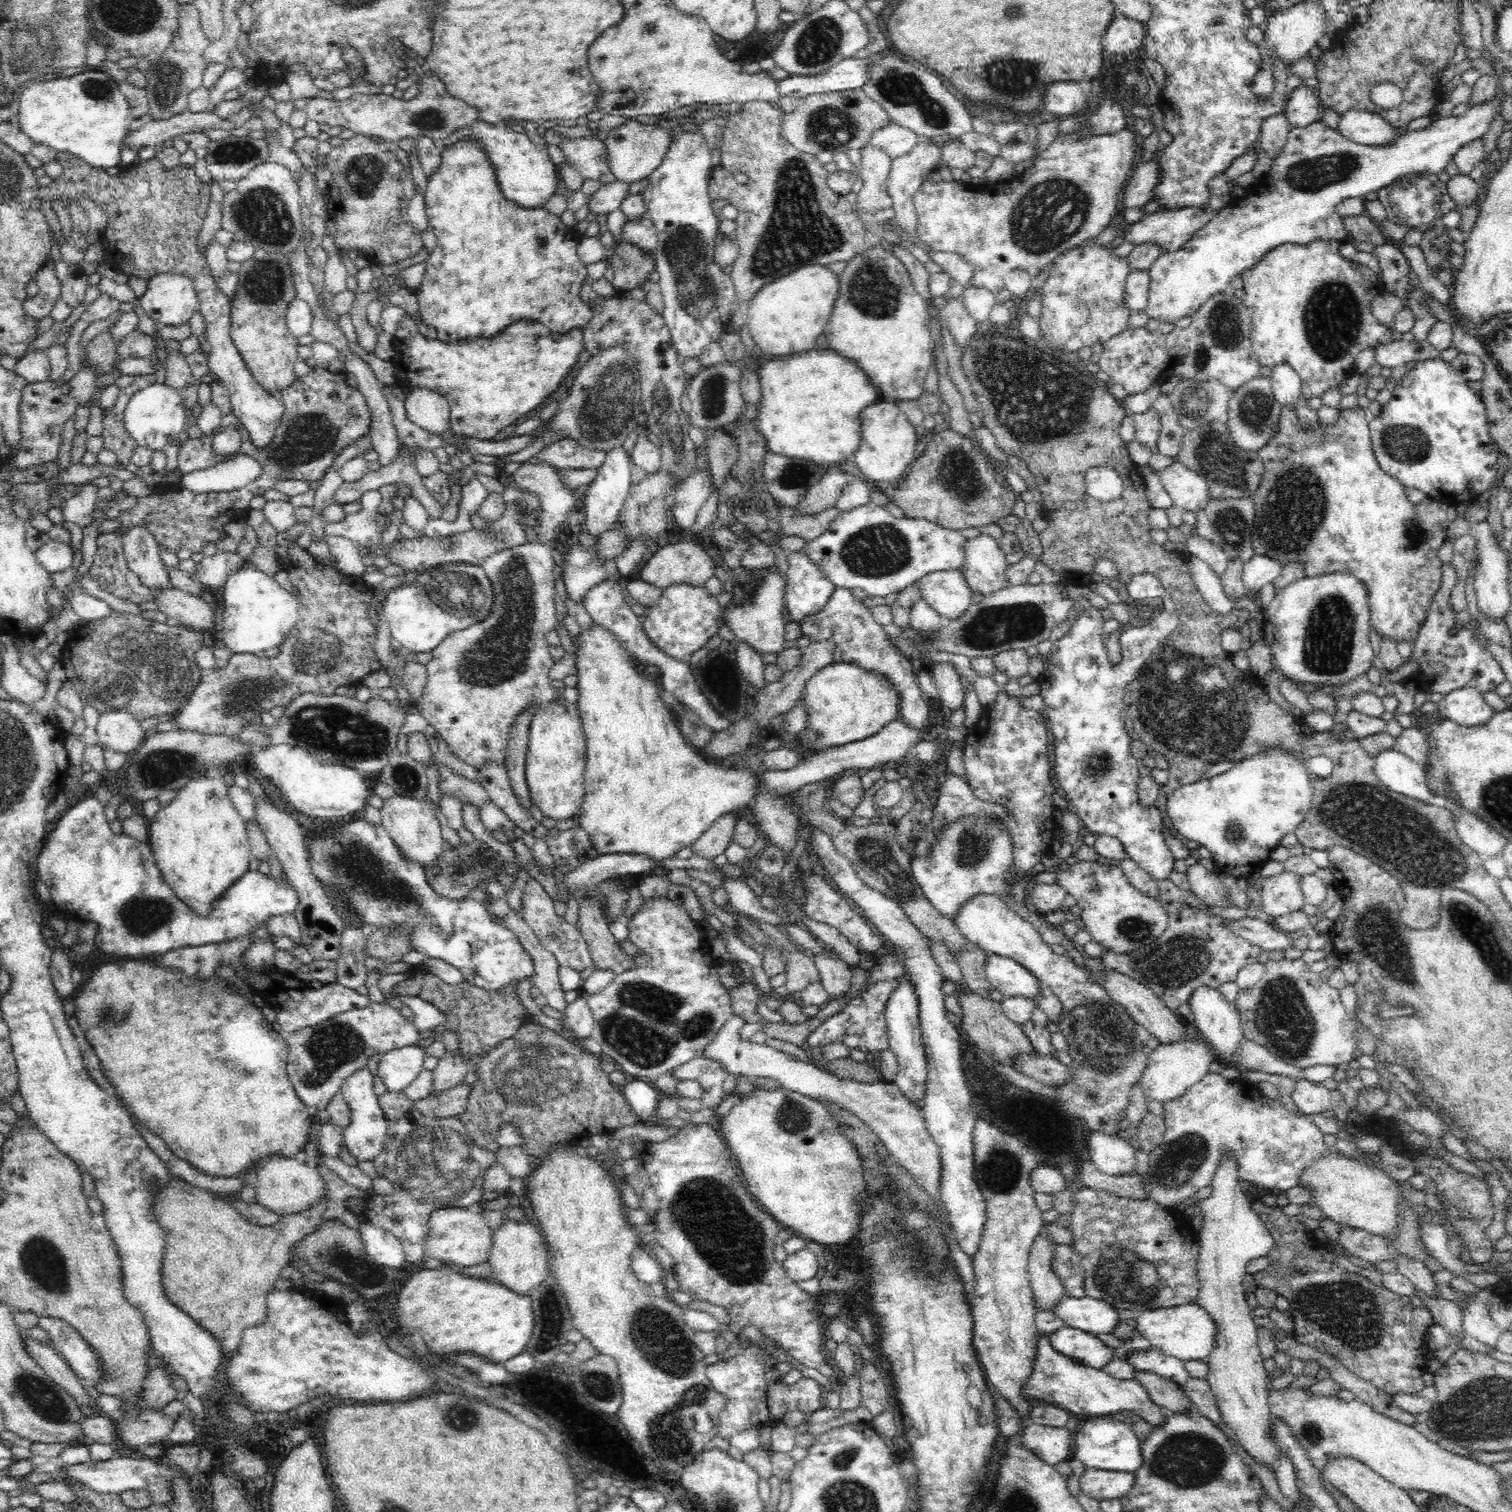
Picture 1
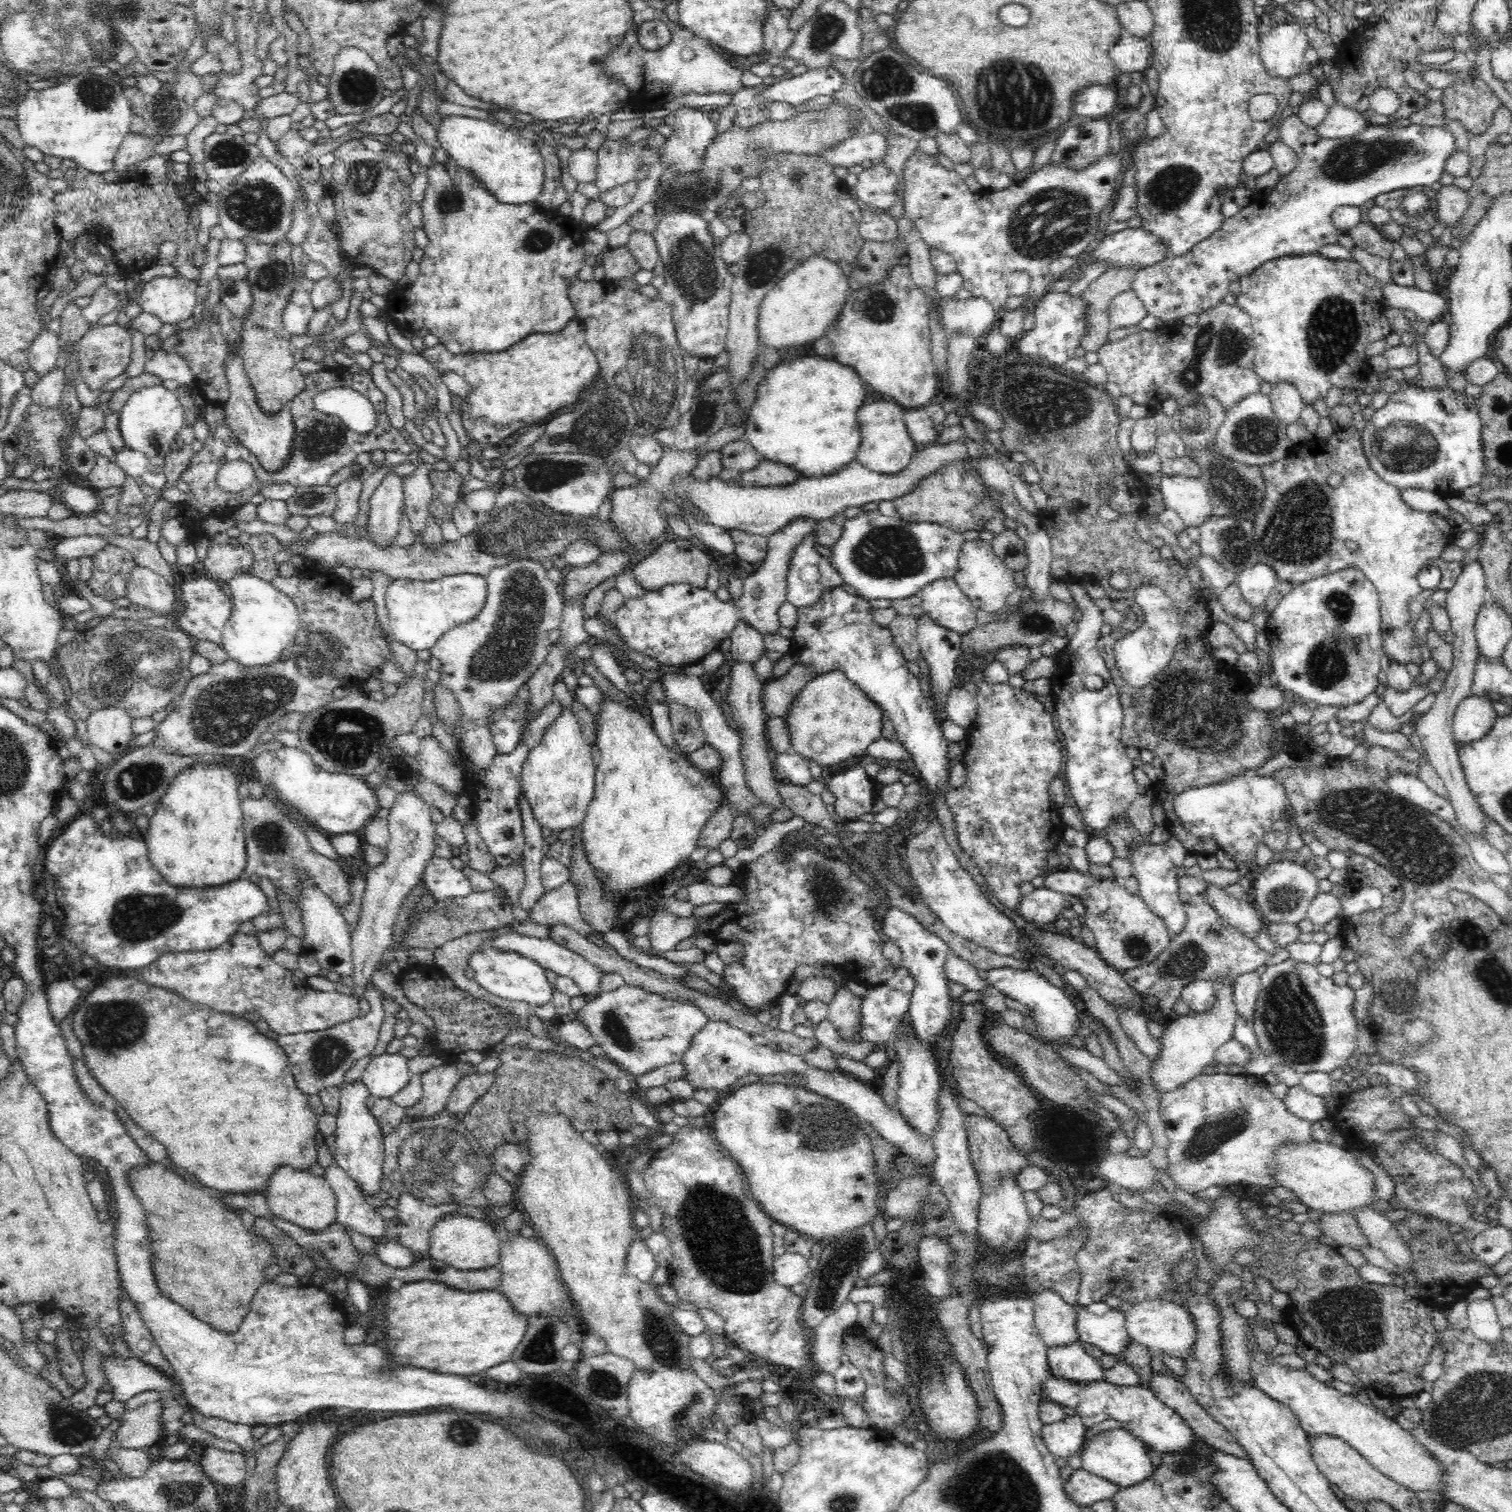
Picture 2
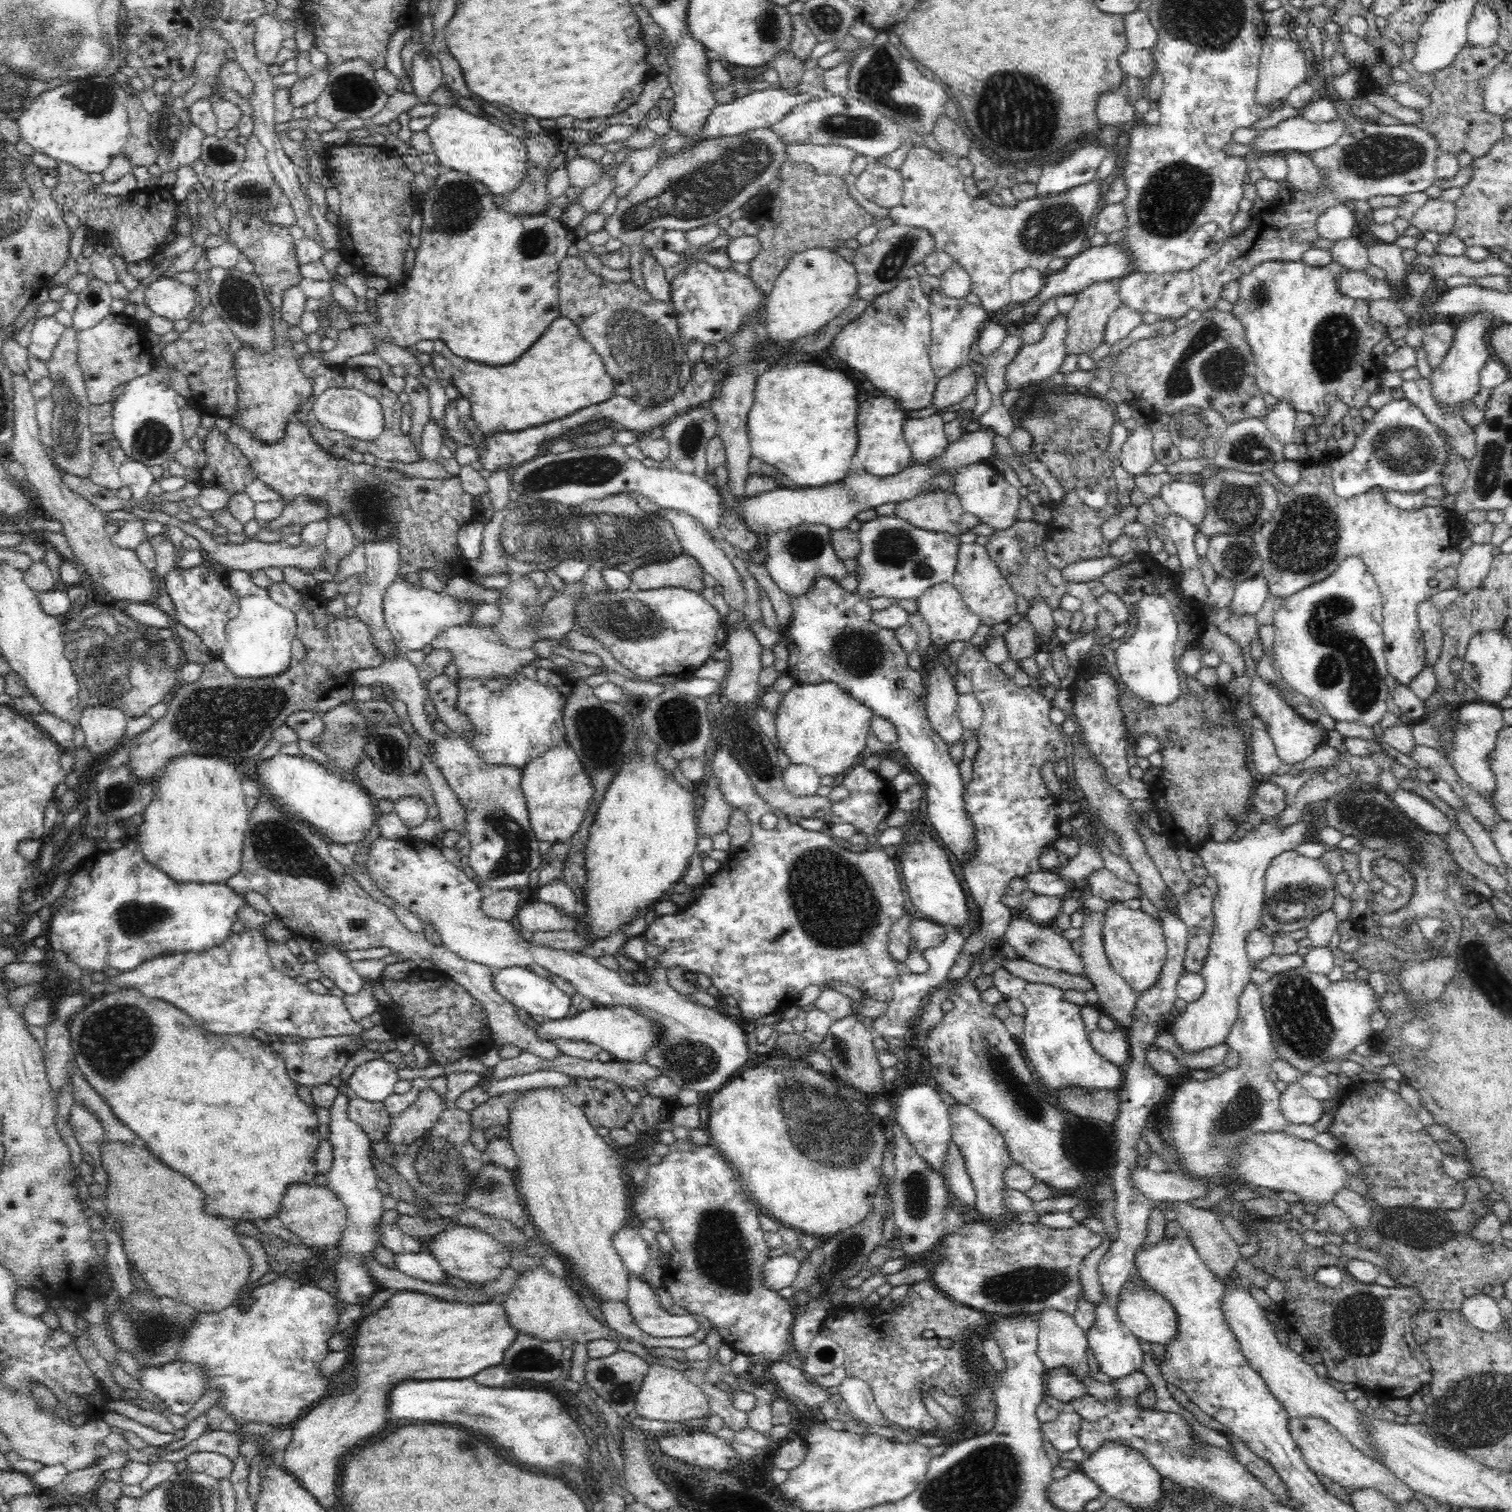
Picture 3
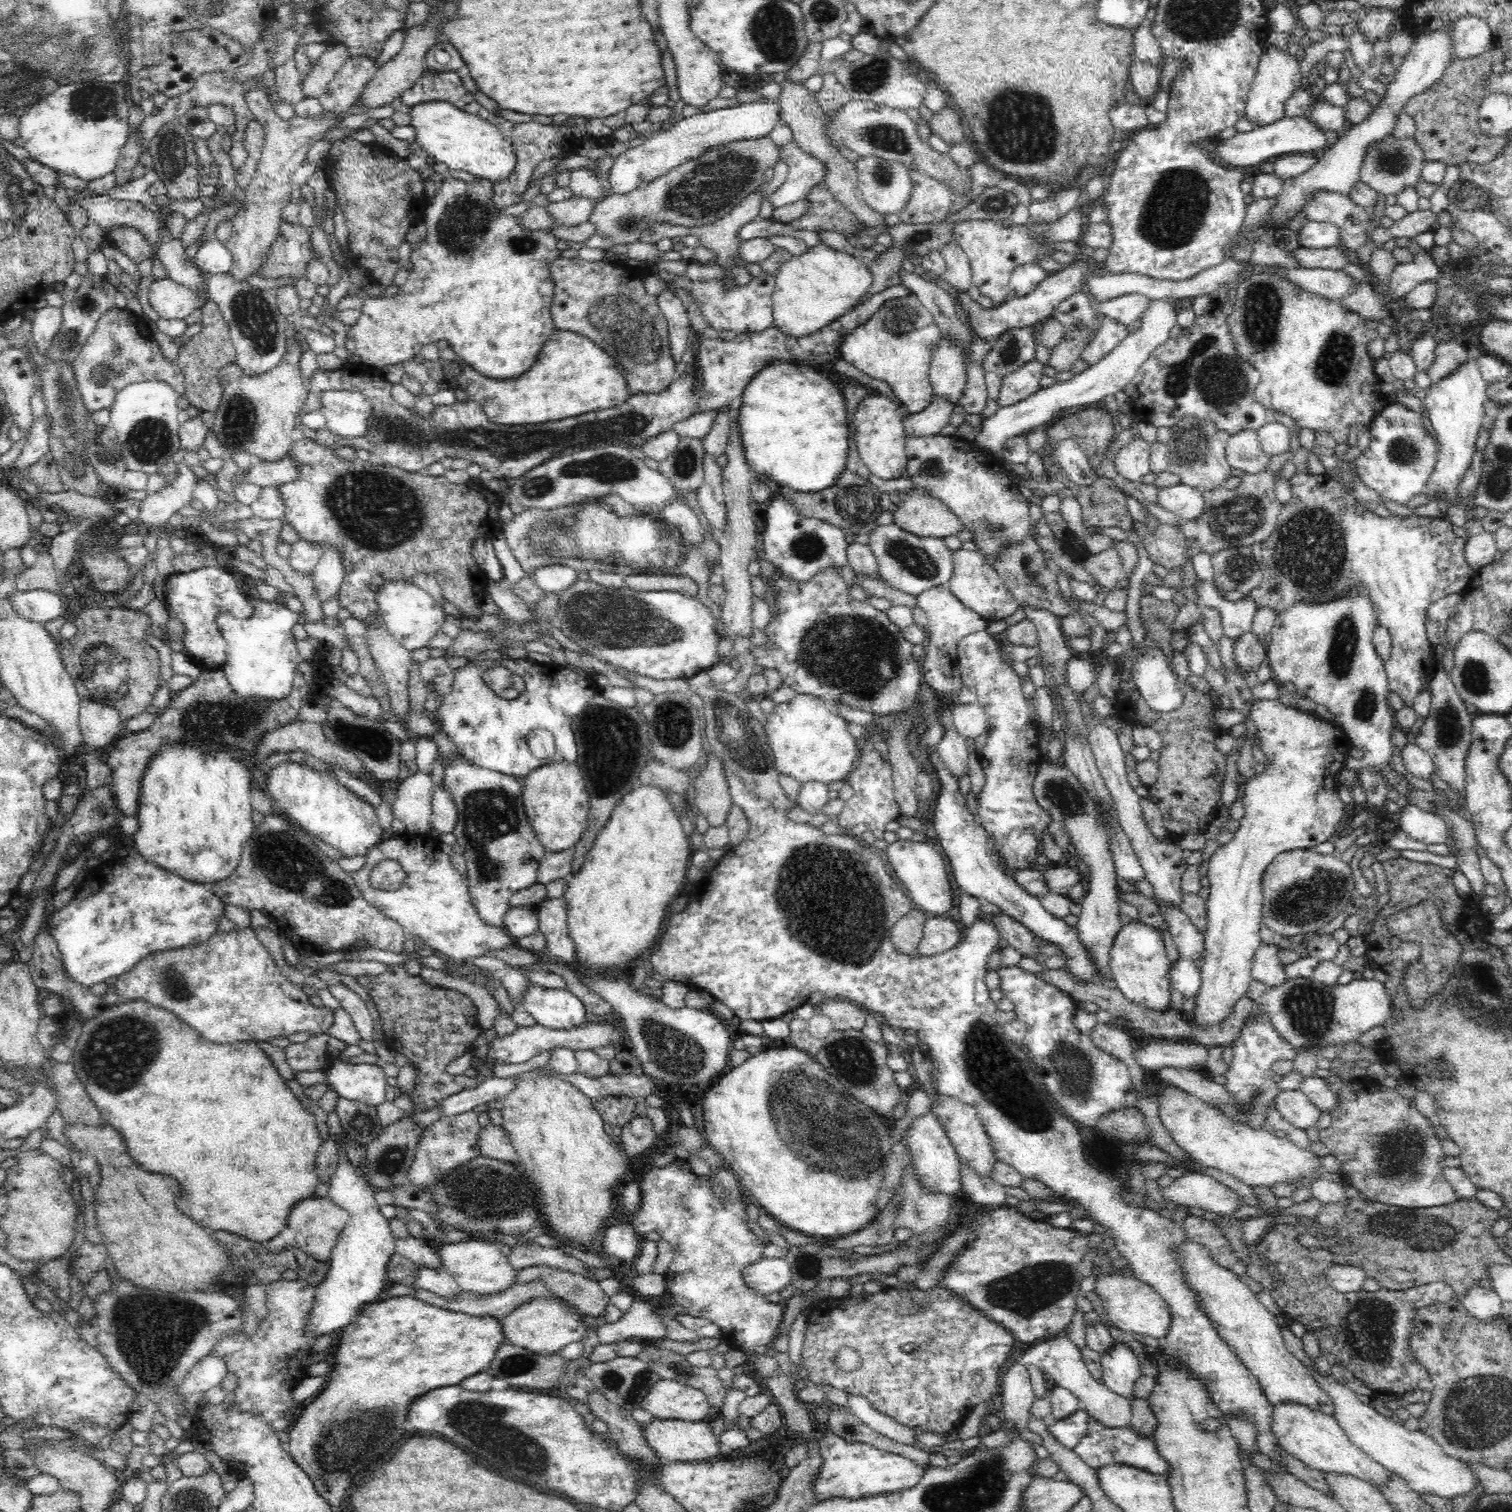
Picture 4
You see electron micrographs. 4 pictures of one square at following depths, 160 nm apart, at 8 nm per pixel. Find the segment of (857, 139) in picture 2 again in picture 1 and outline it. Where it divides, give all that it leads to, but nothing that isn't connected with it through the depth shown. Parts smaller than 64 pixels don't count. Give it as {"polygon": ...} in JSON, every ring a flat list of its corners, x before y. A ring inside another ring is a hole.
{"polygon":[[891,123,874,130,874,134,870,136,870,140,866,145,882,147,891,159,895,159,908,154,916,146,920,138,922,137,914,131]]}

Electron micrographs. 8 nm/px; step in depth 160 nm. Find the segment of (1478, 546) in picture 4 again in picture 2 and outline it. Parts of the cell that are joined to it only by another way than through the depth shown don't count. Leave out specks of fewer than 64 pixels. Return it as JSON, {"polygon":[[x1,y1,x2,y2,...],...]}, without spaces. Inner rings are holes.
{"polygon":[[1477,561,1460,568,1460,570,1461,573,1457,578,1457,582,1448,592,1447,606,1444,609,1450,617,1451,630,1454,633,1454,640,1452,642,1452,652,1454,653,1452,670,1448,673,1440,692,1436,693,1431,708,1426,713,1420,714,1420,717,1416,718,1416,721,1413,723,1415,734,1420,737,1427,758,1448,789,1449,803,1454,809,1457,826,1467,830,1467,832,1471,832,1471,834,1475,834,1475,836,1479,836,1482,840,1486,840,1486,835,1484,835,1486,815,1476,802,1474,794,1472,794,1469,784,1465,779,1452,731,1456,707,1464,698,1472,695,1471,686,1475,664,1479,655,1475,635,1475,622,1478,613,1485,603,1486,580,1482,565]]}

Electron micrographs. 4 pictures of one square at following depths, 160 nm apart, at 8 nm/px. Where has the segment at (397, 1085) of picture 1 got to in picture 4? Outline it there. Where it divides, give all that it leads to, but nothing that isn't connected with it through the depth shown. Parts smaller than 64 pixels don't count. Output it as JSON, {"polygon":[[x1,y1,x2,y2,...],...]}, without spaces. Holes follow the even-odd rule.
{"polygon":[[336,1057,332,1058,331,1066,324,1072,328,1090,335,1090,342,1098,375,1107,385,1100,389,1084,382,1065,347,1064]]}

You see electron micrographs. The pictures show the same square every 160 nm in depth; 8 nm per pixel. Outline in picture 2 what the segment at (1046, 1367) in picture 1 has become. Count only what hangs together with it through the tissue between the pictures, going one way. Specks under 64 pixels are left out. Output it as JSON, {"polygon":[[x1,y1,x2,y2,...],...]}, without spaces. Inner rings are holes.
{"polygon":[[1050,1372,1042,1386,1045,1400,1074,1409,1087,1430,1105,1420,1114,1419,1120,1422,1123,1430,1136,1436,1147,1449,1161,1454,1182,1454,1182,1452,1190,1450,1192,1446,1196,1446,1196,1442,1204,1442,1194,1435,1180,1414,1176,1414,1174,1410,1168,1408,1150,1387,1140,1384,1116,1385,1106,1381,1105,1378,1082,1384,1078,1381,1056,1377]]}

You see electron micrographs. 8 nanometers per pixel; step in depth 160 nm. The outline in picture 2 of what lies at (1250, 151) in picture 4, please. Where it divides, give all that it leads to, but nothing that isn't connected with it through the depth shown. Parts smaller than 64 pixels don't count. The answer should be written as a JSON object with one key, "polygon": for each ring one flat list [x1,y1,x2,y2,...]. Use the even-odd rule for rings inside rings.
{"polygon":[[1335,102,1321,124,1316,127,1316,133,1324,138,1333,139,1352,136,1368,126,1369,123,1362,114]]}

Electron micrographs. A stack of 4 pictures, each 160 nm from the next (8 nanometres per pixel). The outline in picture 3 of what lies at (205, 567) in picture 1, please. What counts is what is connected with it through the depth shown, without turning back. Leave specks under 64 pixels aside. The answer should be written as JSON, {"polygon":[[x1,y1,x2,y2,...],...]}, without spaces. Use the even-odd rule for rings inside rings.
{"polygon":[[128,504,124,511,131,513,142,520,147,520,149,522,156,521,162,523,162,525,170,527,176,527,182,530,185,535,190,535,197,539,201,544,201,550,208,552,208,556,214,560,213,562,218,562,220,566,223,566,229,571,242,570,251,573,252,571,258,569,269,569,270,567,284,568,284,566,296,566,303,572,315,572,321,569,322,560,326,556,326,545,325,543,310,546,304,543,300,543,298,546,291,546,286,544,283,540,280,542,258,542,258,540,250,540,244,542,244,544,218,544,216,539,212,538,210,532,202,530,198,524,193,524,193,522,182,522,178,520,176,516,167,516,161,511,147,512,144,509,140,509,138,506]]}

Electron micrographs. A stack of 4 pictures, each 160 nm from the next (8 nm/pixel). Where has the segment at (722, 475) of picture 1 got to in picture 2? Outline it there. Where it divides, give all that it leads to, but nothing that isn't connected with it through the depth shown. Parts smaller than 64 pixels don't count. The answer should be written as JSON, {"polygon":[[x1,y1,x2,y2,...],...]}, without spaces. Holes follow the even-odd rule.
{"polygon":[[744,438,725,444,720,454,724,469,730,469,737,475,758,468,762,460,754,446]]}

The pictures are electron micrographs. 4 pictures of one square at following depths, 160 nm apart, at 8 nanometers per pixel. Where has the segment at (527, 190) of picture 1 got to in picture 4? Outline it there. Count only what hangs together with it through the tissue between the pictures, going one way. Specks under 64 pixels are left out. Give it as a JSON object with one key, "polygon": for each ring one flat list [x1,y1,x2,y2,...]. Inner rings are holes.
{"polygon":[[444,100,418,103,407,111,412,117,410,126,416,130,413,140,418,142,435,162,444,162,449,169,470,172,492,182,504,182,514,172,514,145,506,140,494,124]]}

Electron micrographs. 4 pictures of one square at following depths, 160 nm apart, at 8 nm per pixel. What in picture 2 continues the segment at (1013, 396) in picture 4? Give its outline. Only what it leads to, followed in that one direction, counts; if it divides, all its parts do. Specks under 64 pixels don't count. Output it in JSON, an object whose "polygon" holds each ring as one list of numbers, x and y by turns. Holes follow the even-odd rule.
{"polygon":[[1067,291,1064,292,1046,292,1035,303,1035,326,1022,333,1019,337,1017,350,1020,356,1028,356,1028,358,1036,357,1044,362,1048,362,1050,366,1063,366,1063,364,1074,358,1074,350,1080,346,1080,338,1086,336,1088,332,1088,323,1086,323,1086,301,1082,297,1074,298]]}

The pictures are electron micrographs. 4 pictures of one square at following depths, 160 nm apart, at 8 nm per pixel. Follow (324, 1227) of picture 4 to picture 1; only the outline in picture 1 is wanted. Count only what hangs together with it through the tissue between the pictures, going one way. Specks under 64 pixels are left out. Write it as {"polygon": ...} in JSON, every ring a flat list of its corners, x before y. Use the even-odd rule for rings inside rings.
{"polygon":[[274,1155,266,1164,258,1168,256,1194,257,1201,271,1212,283,1218,290,1214,300,1214,308,1210,319,1198,326,1195,324,1180,316,1167,308,1166,301,1158,299,1161,291,1157]]}

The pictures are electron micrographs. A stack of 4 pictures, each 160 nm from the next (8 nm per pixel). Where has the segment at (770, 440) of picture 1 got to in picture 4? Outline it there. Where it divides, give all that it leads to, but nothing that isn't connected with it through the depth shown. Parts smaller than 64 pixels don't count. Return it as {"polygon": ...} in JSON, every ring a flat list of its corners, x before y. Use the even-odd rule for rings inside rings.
{"polygon":[[775,362,763,368,747,384,738,414,738,427,745,456,754,476,766,476,791,490,816,493,835,484,845,470,850,450,848,410,836,382,816,368]]}

